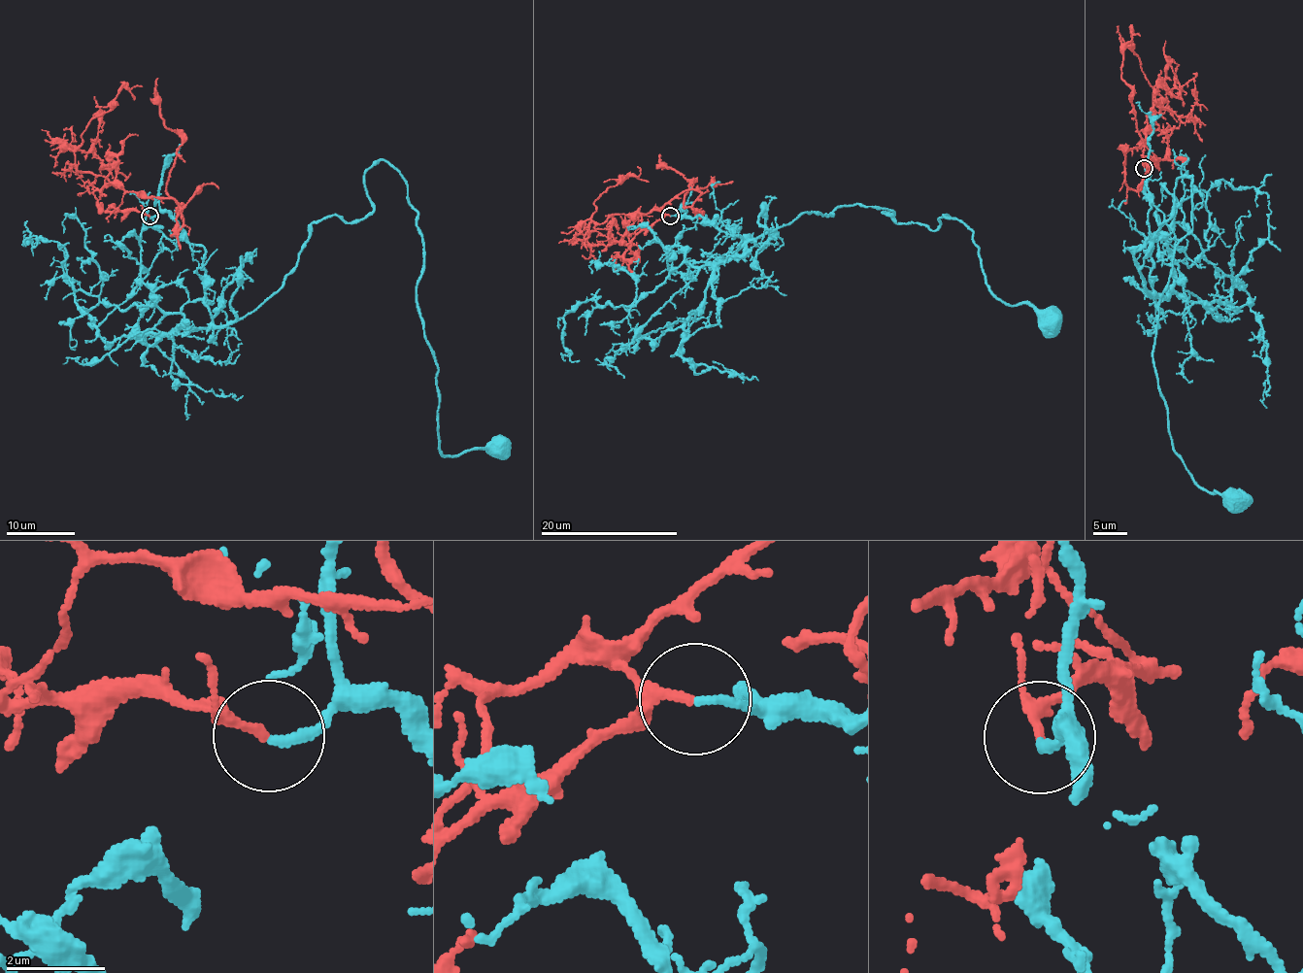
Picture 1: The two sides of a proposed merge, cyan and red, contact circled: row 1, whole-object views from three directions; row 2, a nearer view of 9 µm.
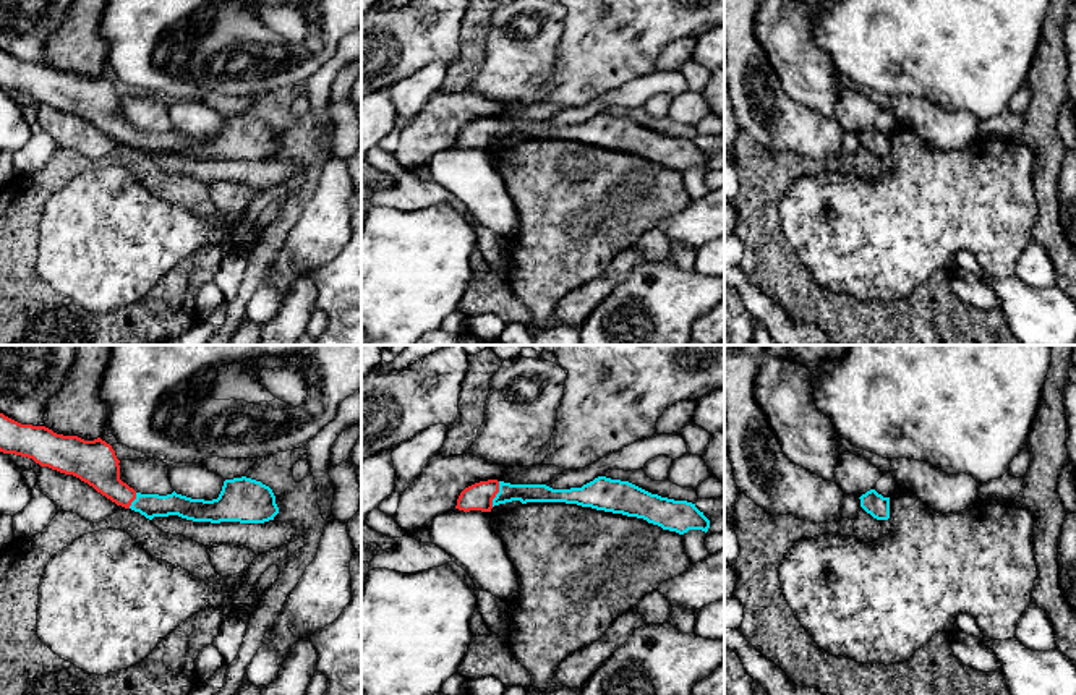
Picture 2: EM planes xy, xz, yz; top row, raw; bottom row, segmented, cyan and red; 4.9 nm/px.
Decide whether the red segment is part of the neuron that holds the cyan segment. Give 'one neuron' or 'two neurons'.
one neuron

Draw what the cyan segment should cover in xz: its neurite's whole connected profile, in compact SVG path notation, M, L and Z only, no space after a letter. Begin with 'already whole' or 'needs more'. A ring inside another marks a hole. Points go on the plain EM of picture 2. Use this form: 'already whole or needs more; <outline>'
needs more; M598 113L582 125L553 126L546 122L510 122L497 117L475 120L465 125L455 146L491 149L494 143L520 138L566 139L596 147L643 156L663 167L679 172L689 167L708 168L710 157L695 141L651 131L629 118Z

